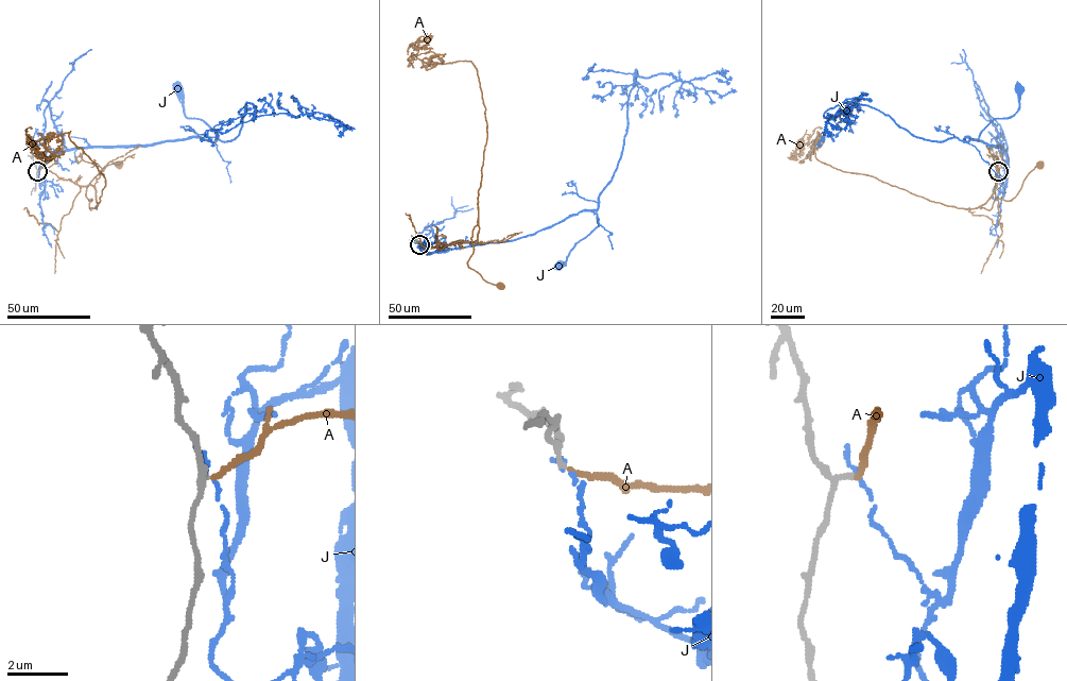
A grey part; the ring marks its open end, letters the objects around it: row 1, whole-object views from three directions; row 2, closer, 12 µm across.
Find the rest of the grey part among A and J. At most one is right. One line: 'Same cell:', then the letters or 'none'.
Same cell: A

